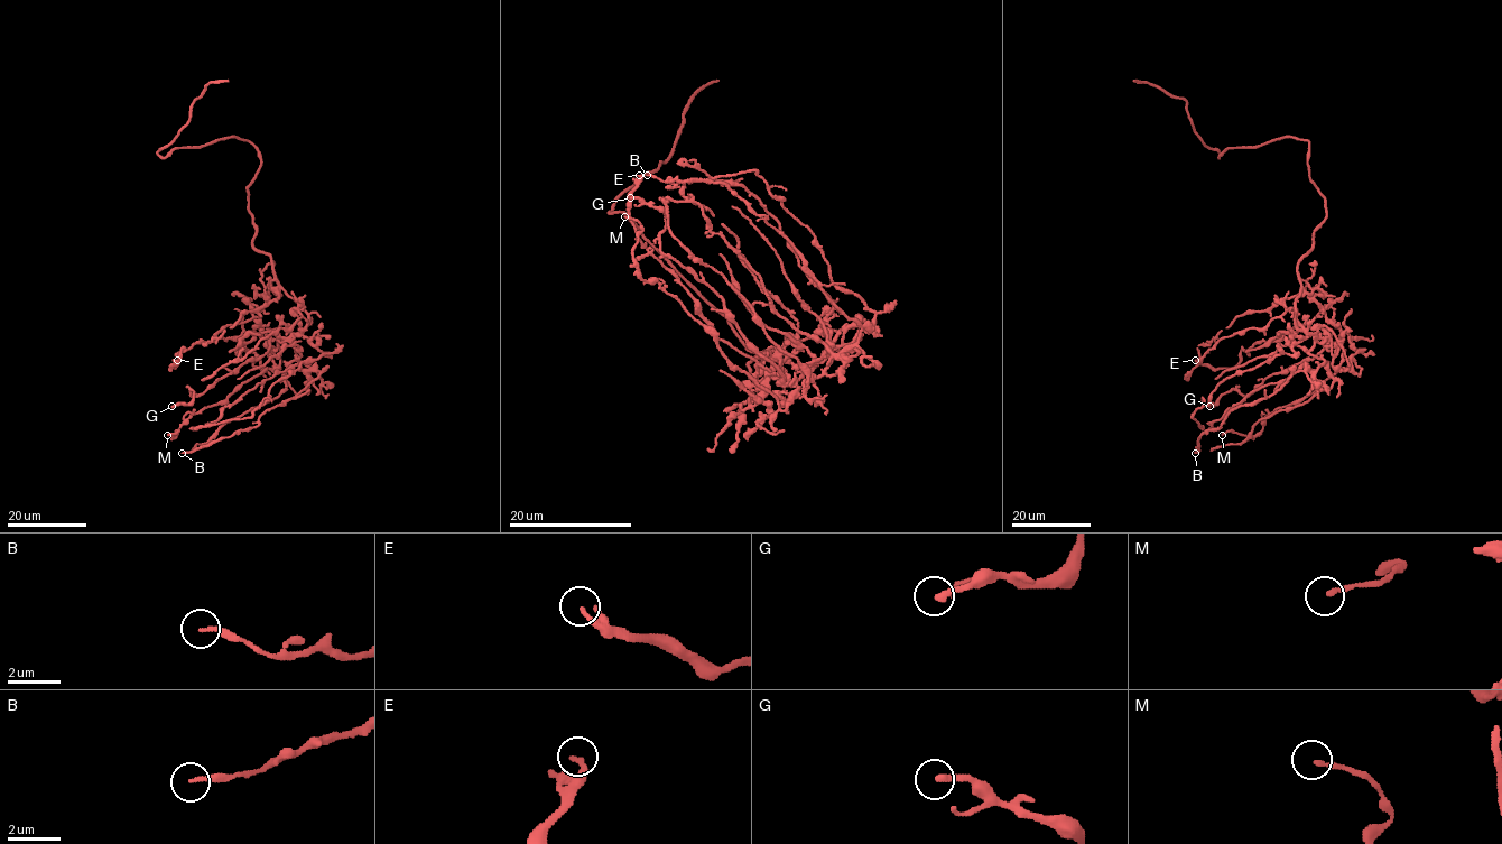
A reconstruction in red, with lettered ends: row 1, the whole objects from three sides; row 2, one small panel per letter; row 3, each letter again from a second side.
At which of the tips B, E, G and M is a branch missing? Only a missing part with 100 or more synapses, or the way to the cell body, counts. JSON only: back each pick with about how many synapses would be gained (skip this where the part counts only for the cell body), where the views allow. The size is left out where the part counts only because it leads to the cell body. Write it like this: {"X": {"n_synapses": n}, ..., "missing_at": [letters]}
{"missing_at": []}

